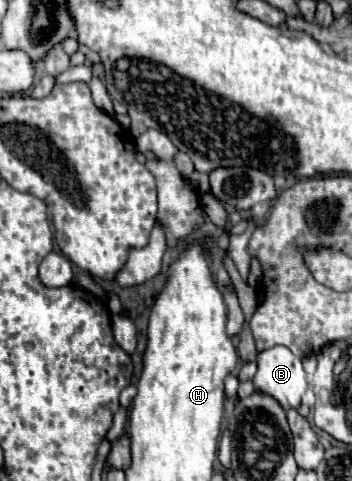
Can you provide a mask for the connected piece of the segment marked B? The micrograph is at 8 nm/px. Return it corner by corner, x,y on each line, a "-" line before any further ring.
274,346
258,352
256,364
256,390
272,396
284,410
298,408
302,394
308,388
302,360
296,358
286,346

